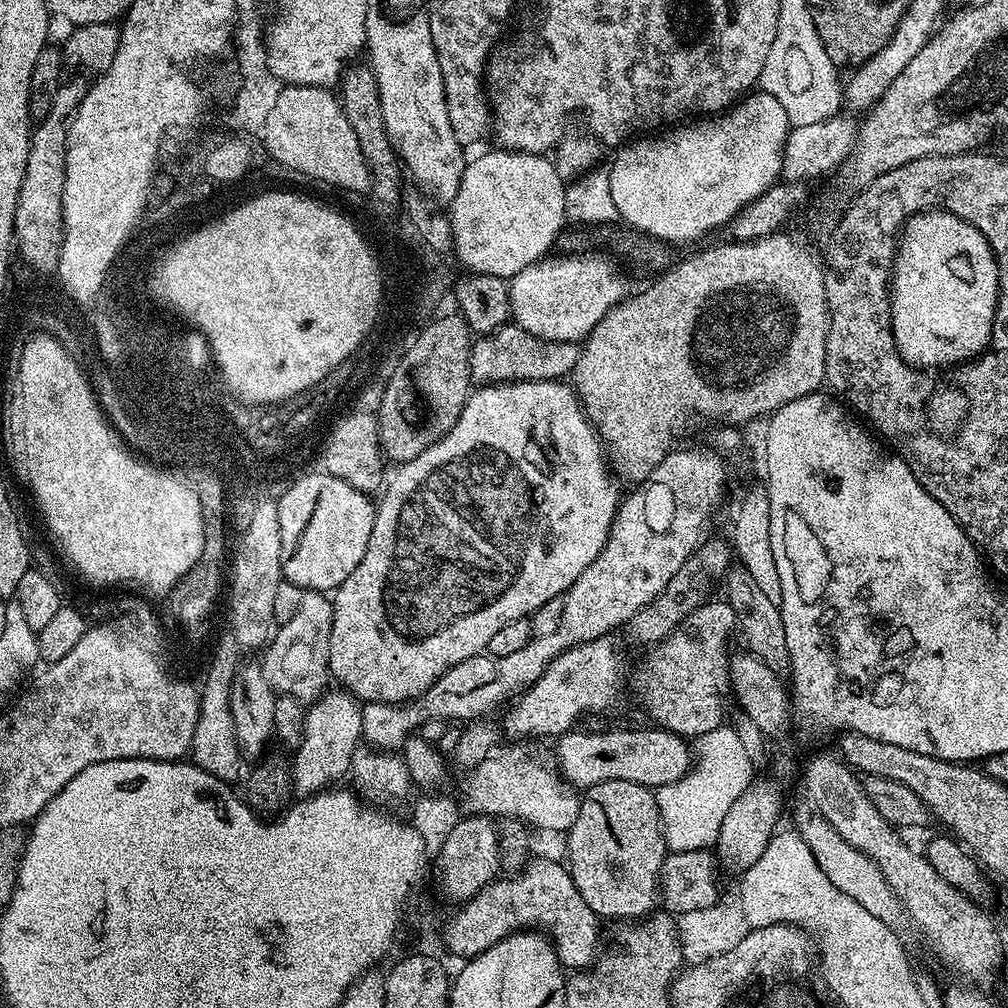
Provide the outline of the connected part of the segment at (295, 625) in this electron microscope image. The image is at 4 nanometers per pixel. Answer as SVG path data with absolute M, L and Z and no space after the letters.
M305 591L294 618L275 629L274 635L262 652L264 677L273 692L281 696L292 696L301 702L311 702L324 695L330 684L328 663L331 629L331 599L323 592Z

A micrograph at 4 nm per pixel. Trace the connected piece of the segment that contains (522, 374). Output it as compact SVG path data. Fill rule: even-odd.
M507 322L492 335L472 341L470 370L477 385L503 384L518 380L559 380L571 377L580 357L581 345L570 341L548 341L527 333L515 322Z

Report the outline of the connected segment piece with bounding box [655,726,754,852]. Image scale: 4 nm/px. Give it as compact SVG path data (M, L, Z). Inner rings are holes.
M721 726L695 737L695 763L678 782L655 789L660 821L670 830L670 848L674 852L698 850L715 845L722 820L730 806L754 783L754 766L742 746L735 727Z

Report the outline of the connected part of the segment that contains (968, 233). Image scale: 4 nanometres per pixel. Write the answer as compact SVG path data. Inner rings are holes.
M944 209L916 213L904 225L890 277L892 333L900 356L917 370L948 370L962 358L974 358L989 347L1000 293L1000 268L988 239L973 224Z

